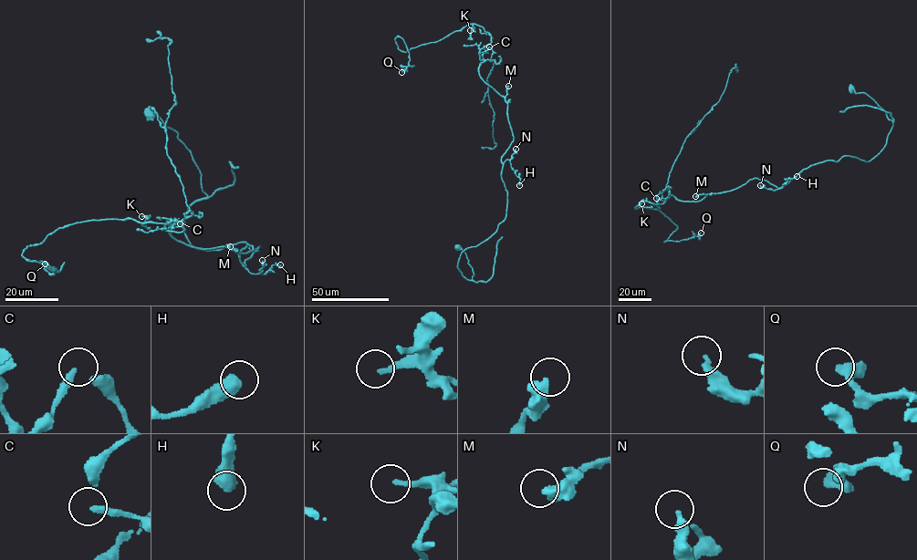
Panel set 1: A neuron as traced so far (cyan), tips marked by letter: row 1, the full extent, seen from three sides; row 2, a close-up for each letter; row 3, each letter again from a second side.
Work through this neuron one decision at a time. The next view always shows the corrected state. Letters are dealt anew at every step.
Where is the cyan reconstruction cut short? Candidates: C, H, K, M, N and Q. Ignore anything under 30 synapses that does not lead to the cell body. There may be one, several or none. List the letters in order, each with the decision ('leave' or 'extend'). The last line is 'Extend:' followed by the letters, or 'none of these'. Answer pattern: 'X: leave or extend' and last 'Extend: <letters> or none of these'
C: leave
H: leave
K: leave
M: leave
N: leave
Q: leave
Extend: none of these

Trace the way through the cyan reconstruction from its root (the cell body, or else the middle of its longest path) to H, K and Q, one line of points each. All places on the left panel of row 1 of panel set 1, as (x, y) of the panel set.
H: (151, 114), (178, 134), (207, 196), (185, 213), (188, 241), (259, 245), (244, 264), (252, 274), (280, 264)
K: (151, 114), (207, 196), (188, 241), (259, 246), (246, 268), (251, 245), (141, 216)
Q: (151, 114), (207, 196), (186, 238), (259, 245), (247, 268), (171, 219), (66, 224), (24, 251), (45, 264)

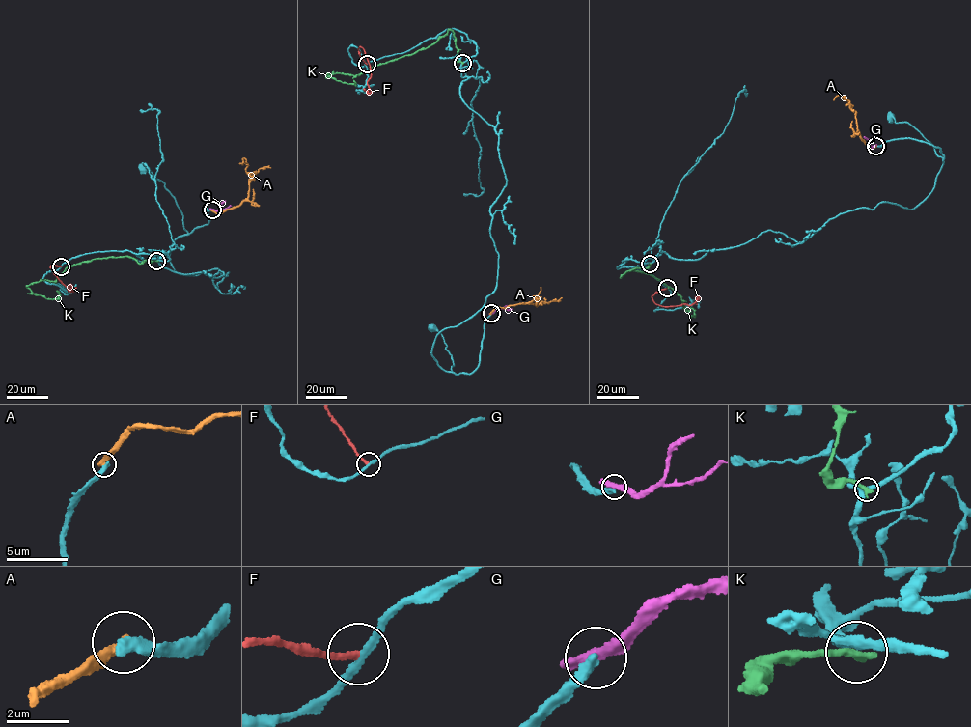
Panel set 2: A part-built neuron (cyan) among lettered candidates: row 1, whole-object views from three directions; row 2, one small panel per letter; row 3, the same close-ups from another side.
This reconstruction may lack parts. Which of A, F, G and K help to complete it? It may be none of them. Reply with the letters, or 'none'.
none

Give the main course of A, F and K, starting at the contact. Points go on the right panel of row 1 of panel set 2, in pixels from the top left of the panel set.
A: (876, 146), (869, 149), (861, 138), (855, 112), (848, 101), (840, 95), (833, 100)
F: (667, 288), (652, 296), (657, 304), (691, 305), (697, 297), (697, 304)
K: (650, 264), (621, 276), (633, 270), (650, 273), (672, 288), (694, 317), (689, 308)

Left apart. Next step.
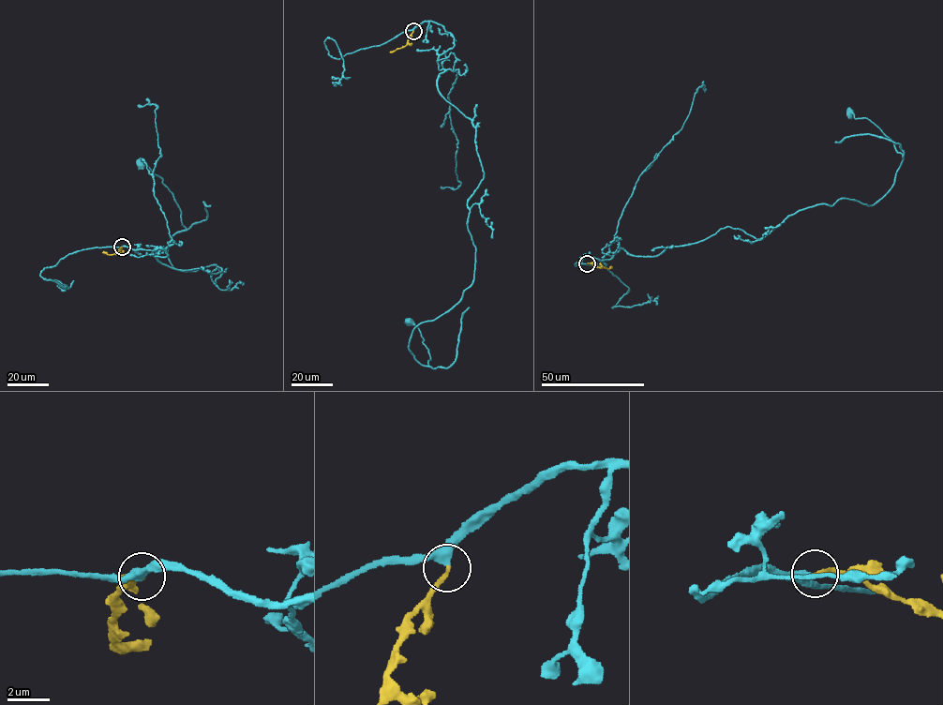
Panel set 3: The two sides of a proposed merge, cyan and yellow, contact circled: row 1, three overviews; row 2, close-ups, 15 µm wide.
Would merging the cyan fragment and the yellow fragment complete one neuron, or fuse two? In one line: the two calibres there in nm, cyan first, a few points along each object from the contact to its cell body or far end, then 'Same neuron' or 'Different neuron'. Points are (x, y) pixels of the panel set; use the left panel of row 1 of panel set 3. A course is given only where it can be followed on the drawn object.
Thickness 360 nm (cyan) against 180 nm. Course of cyan: (122, 247), (217, 266), (217, 286), (227, 268), (172, 265), (180, 209), (142, 164). Course of yellow: (122, 247), (118, 254), (102, 252). Same neuron

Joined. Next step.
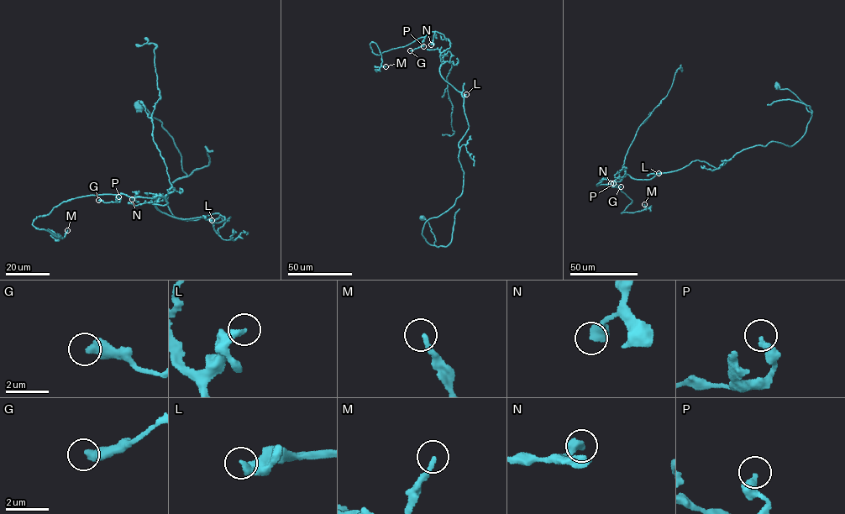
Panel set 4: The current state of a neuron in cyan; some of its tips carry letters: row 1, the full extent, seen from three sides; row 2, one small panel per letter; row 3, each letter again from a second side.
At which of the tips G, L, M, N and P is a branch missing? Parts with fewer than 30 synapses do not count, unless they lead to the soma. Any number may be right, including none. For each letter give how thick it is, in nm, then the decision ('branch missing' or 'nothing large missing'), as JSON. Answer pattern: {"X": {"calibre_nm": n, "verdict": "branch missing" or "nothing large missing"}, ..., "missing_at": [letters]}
{"G": {"calibre_nm": 480, "verdict": "nothing large missing"}, "L": {"calibre_nm": 280, "verdict": "nothing large missing"}, "M": {"calibre_nm": 240, "verdict": "branch missing"}, "N": {"calibre_nm": 500, "verdict": "nothing large missing"}, "P": {"calibre_nm": 320, "verdict": "nothing large missing"}, "missing_at": ["M"]}

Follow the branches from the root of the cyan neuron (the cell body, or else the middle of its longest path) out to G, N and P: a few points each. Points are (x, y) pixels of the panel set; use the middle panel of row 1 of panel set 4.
G: (422, 217), (435, 245), (422, 228), (462, 193), (469, 126), (440, 73), (449, 40), (431, 32), (410, 50)
N: (422, 217), (435, 245), (422, 228), (462, 193), (469, 126), (440, 73), (450, 41), (435, 32), (431, 44)
P: (422, 217), (435, 245), (422, 228), (462, 193), (469, 126), (440, 73), (449, 40), (431, 32), (423, 46)

